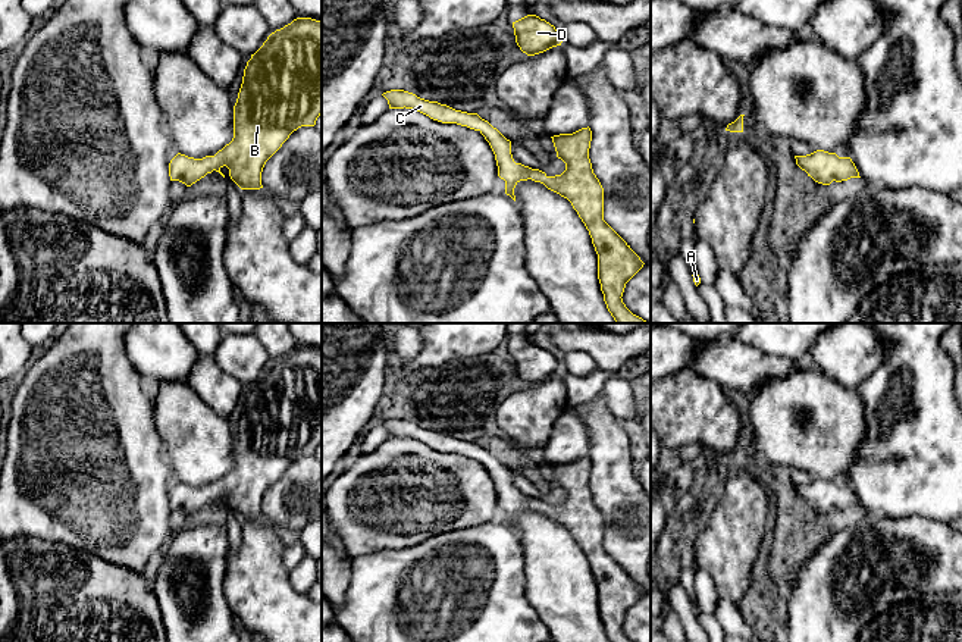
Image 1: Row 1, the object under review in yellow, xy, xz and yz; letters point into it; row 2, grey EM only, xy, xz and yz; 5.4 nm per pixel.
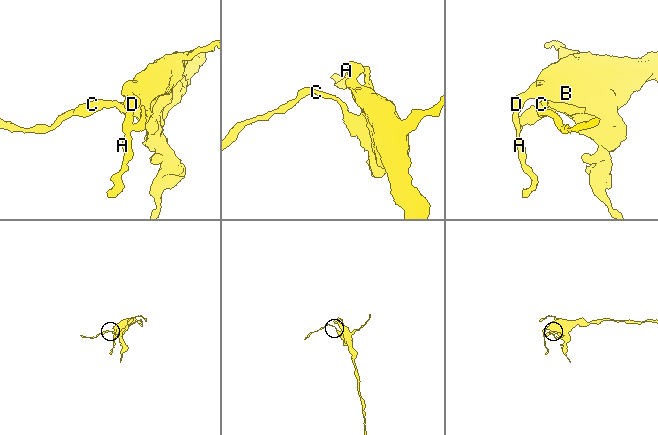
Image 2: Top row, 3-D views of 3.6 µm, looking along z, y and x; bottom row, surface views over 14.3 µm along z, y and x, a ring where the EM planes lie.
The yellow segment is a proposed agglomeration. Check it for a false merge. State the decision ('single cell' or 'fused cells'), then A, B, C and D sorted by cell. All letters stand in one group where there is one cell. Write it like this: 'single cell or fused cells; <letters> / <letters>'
single cell; A B C D

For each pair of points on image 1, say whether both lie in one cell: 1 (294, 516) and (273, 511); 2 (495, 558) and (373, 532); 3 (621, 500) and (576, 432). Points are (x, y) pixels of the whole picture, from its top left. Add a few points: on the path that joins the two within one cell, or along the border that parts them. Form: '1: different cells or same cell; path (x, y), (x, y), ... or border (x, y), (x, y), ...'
1: same cell; path (290, 511), (278, 511)
2: different cells; border (453, 531), (434, 534), (411, 545), (387, 550)
3: different cells; border (582, 417), (589, 437), (589, 454)

